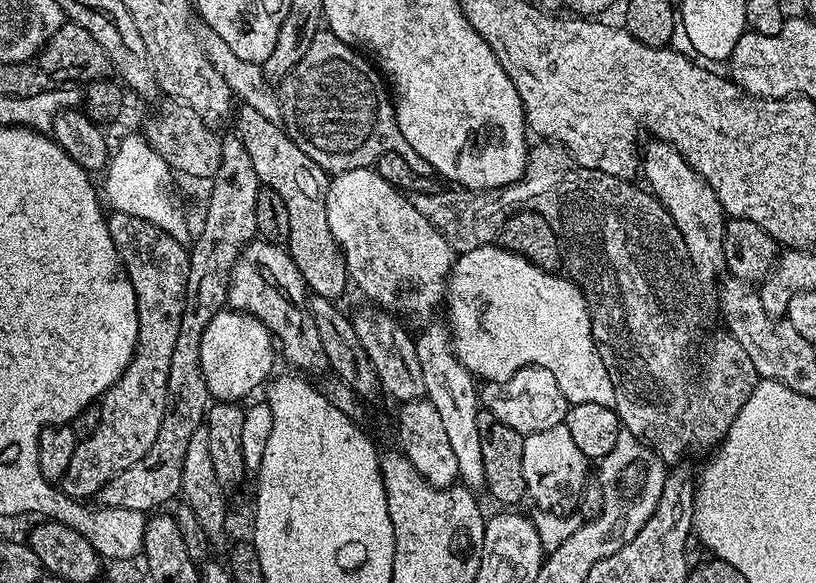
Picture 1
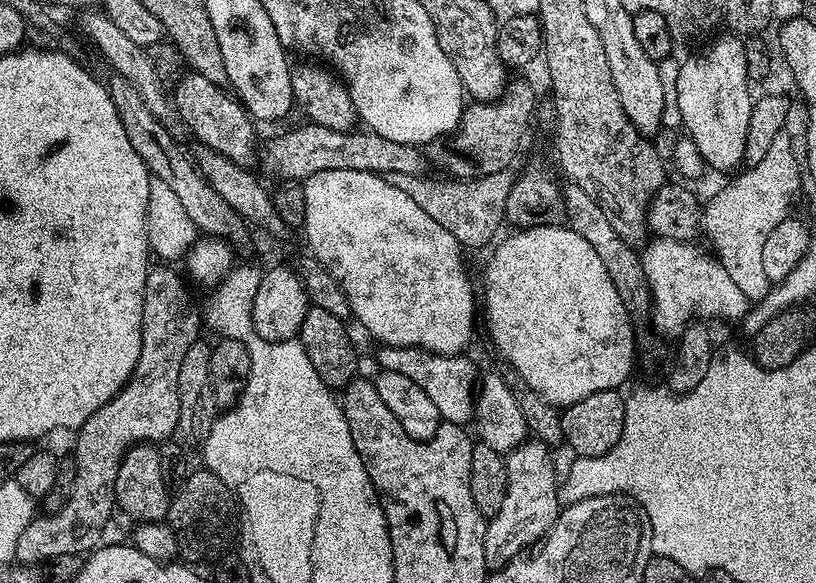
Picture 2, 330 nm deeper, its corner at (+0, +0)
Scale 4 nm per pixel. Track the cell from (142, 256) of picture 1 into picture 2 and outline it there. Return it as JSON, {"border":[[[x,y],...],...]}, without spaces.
{"border":[[[152,266],[146,274],[146,286],[144,287],[144,305],[142,306],[142,350],[138,354],[138,366],[132,372],[132,377],[125,384],[122,391],[116,395],[106,406],[102,406],[90,418],[86,418],[84,425],[75,433],[77,473],[74,474],[73,493],[62,510],[52,515],[37,515],[22,530],[18,537],[16,547],[16,560],[24,566],[36,566],[39,560],[52,560],[55,556],[67,558],[80,556],[93,551],[101,543],[100,535],[112,516],[112,508],[117,507],[116,479],[118,478],[118,466],[122,458],[136,444],[156,444],[169,439],[178,426],[178,410],[180,409],[180,395],[178,394],[178,370],[182,366],[182,357],[186,350],[190,350],[192,344],[201,339],[202,316],[192,305],[192,296],[184,285],[185,277],[175,272],[172,266]]]}

